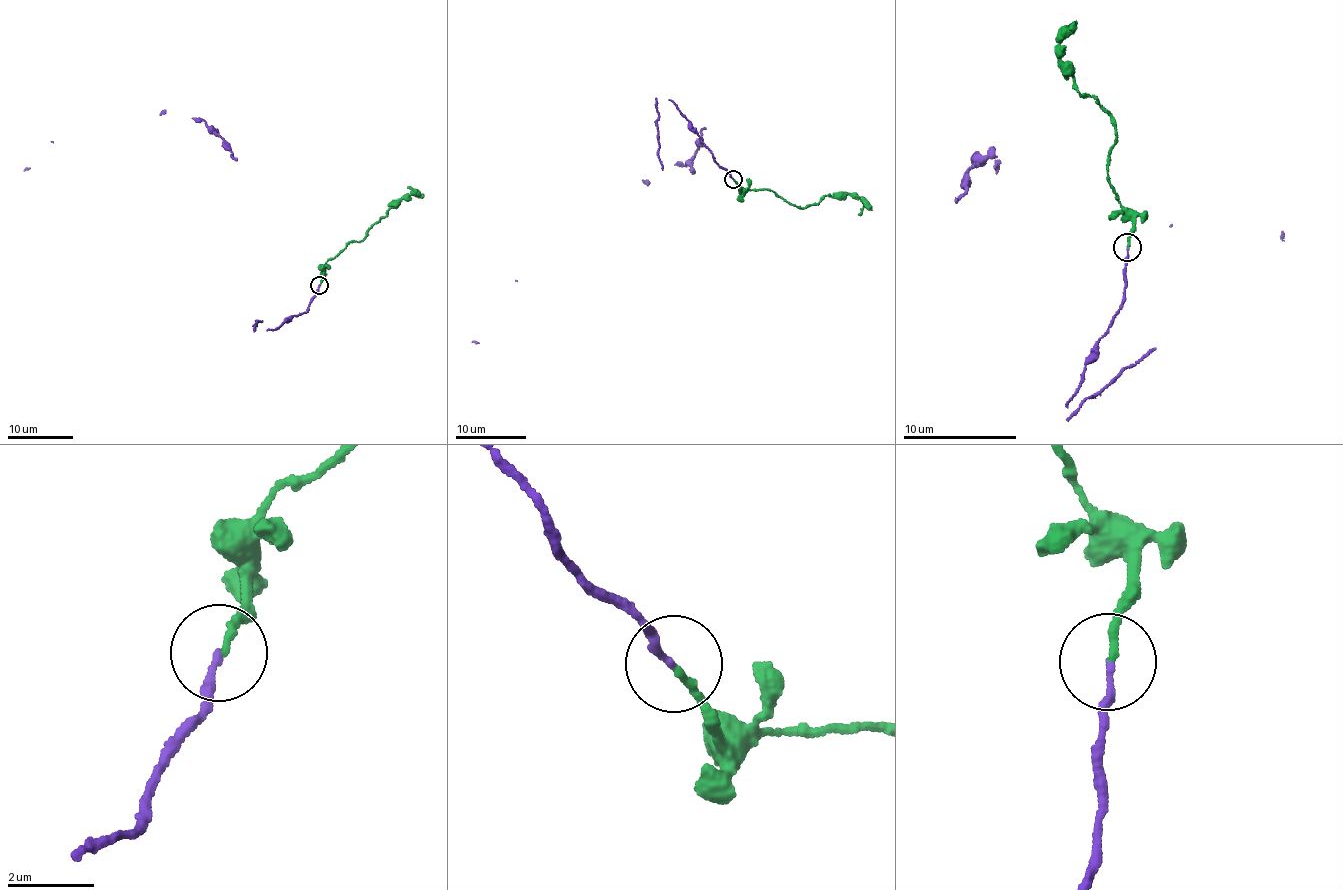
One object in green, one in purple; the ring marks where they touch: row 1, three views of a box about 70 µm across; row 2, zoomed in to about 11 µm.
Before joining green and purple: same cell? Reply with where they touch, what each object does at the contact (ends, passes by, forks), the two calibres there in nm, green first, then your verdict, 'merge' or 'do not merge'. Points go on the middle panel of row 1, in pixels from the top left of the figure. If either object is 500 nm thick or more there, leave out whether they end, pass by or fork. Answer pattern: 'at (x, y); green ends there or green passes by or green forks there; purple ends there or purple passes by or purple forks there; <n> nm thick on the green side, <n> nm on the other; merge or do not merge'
at (733, 179); green ends there; purple ends there; 150 nm thick on the green side, 150 nm on the other; do not merge

